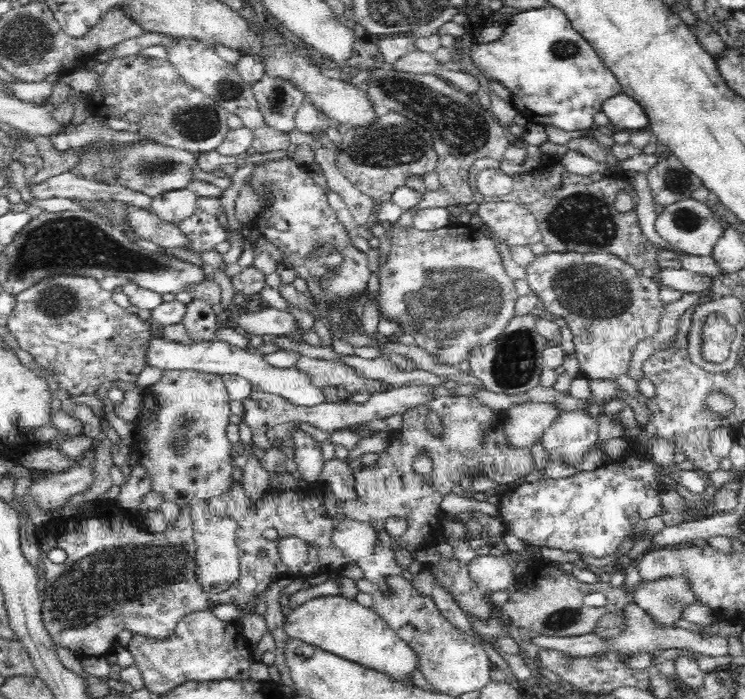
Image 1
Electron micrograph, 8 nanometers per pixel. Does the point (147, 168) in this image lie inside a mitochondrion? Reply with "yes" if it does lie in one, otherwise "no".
yes

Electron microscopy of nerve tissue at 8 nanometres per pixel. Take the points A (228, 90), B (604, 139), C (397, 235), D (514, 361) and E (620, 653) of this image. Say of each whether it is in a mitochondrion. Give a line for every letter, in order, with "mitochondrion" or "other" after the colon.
A: mitochondrion
B: other
C: other
D: mitochondrion
E: other

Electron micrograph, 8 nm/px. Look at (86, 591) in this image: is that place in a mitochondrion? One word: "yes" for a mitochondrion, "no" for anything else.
yes

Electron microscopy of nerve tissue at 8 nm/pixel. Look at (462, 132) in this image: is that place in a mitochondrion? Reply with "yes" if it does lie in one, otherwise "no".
yes

